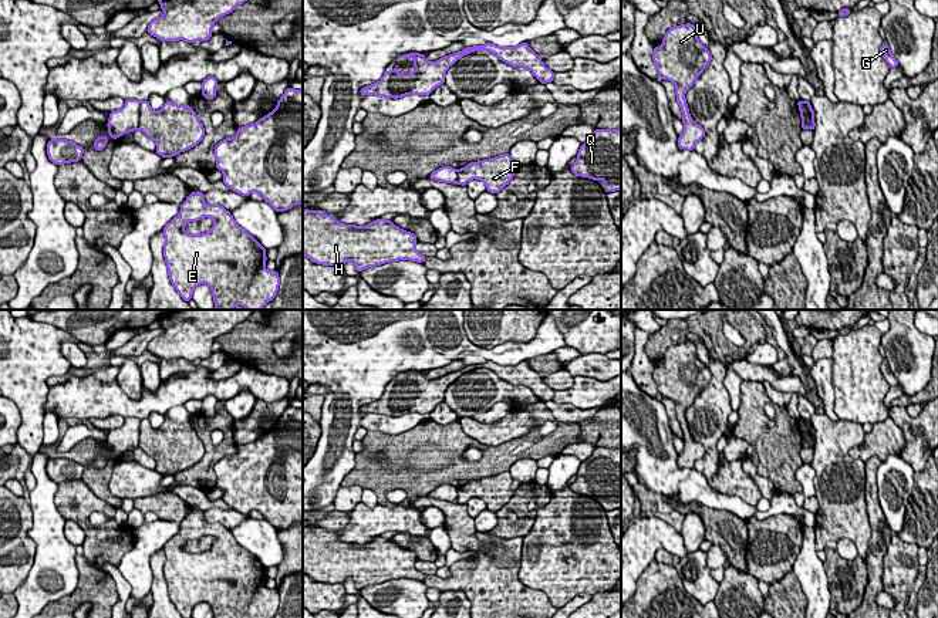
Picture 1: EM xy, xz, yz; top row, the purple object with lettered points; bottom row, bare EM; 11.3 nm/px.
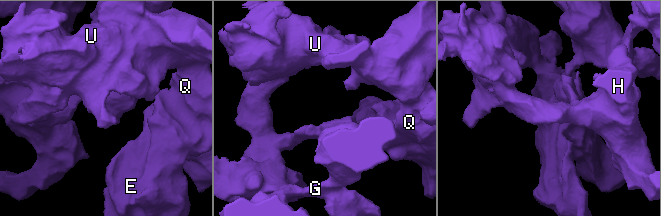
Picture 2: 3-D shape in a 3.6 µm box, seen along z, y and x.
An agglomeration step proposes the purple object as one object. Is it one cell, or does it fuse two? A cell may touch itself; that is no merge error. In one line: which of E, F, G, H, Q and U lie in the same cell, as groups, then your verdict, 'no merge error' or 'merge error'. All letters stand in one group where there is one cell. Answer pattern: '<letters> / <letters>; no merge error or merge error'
E G H Q U / F; merge error

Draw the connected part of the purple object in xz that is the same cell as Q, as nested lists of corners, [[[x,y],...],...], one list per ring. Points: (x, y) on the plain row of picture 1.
[[[595,448],[588,459],[581,462],[577,479],[570,489],[576,494],[590,496],[593,499],[604,499],[604,510],[615,510],[621,507],[621,448]]]

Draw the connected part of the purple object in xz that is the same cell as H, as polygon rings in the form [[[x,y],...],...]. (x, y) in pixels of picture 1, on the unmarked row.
[[[303,527],[303,574],[323,584],[344,584],[347,578],[361,591],[389,580],[424,581],[415,567],[416,554],[391,538],[377,537],[367,544],[344,543],[331,533]]]

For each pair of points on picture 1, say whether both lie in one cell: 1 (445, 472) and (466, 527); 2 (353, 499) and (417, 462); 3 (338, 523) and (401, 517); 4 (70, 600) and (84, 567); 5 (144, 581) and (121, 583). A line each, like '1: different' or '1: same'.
1: different
2: different
3: different
4: same
5: different

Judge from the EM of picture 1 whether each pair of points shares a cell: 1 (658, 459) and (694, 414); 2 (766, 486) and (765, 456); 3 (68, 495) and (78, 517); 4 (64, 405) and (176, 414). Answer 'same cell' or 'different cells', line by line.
1: different cells
2: different cells
3: same cell
4: different cells

